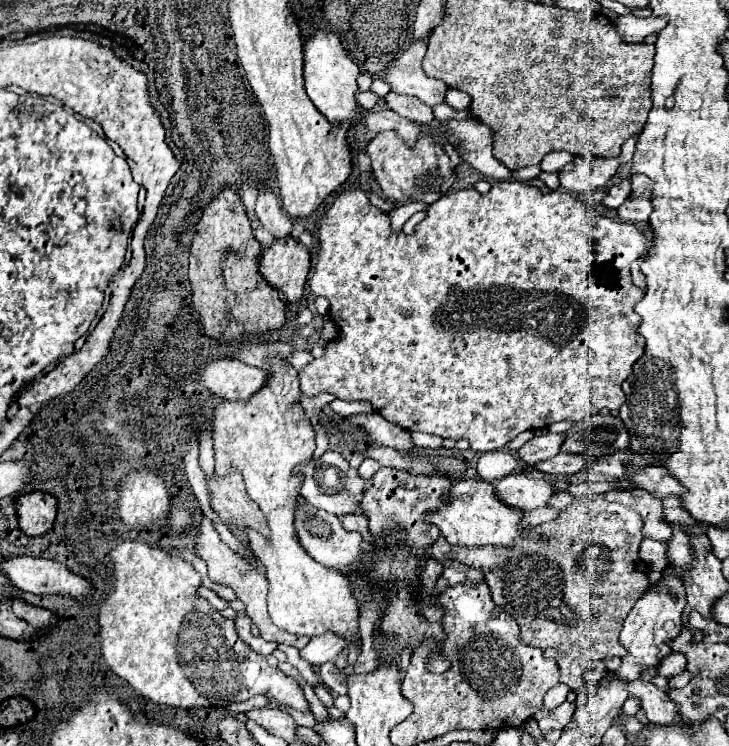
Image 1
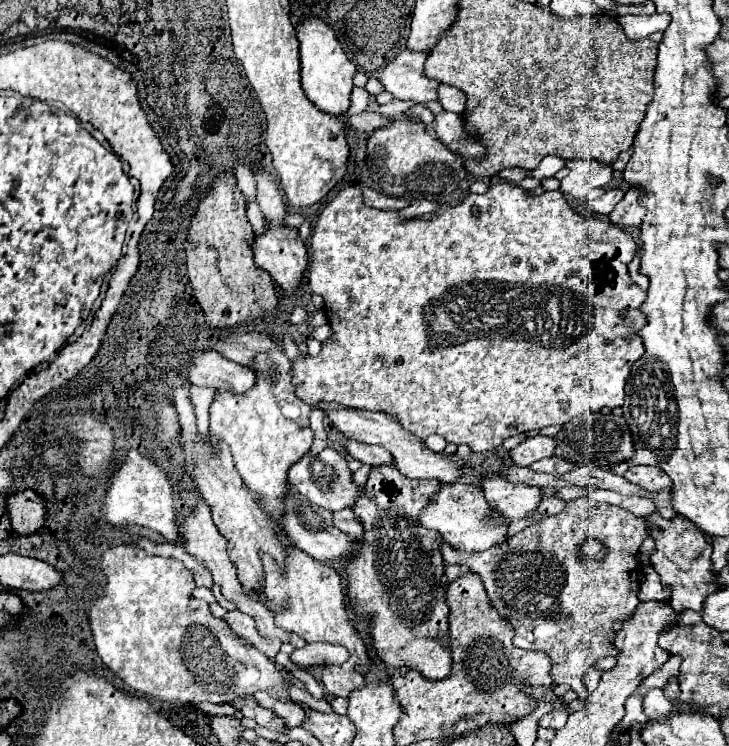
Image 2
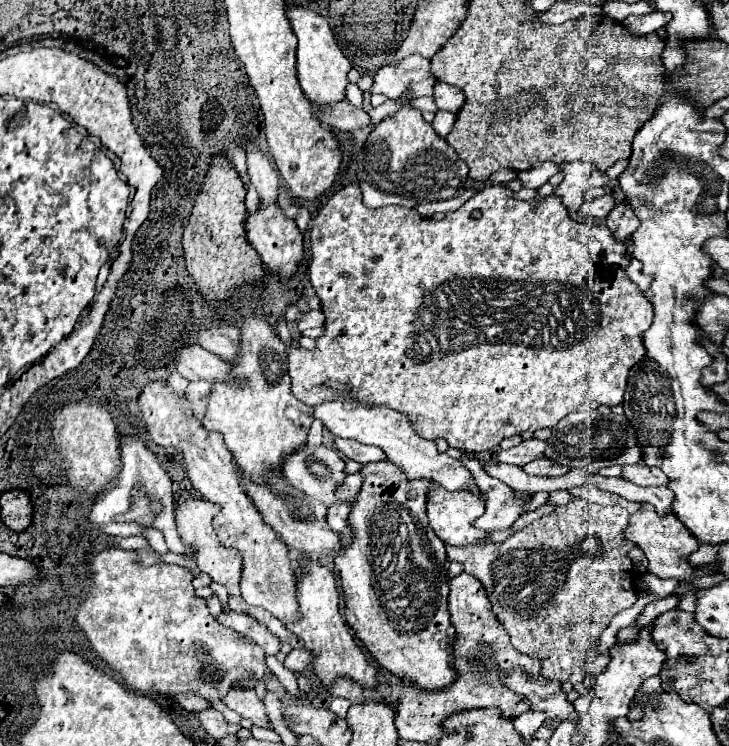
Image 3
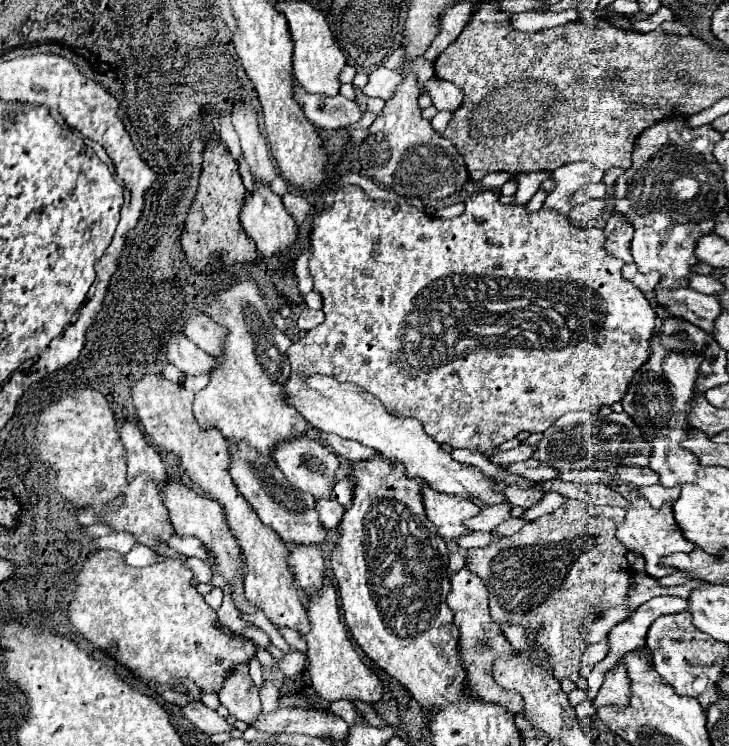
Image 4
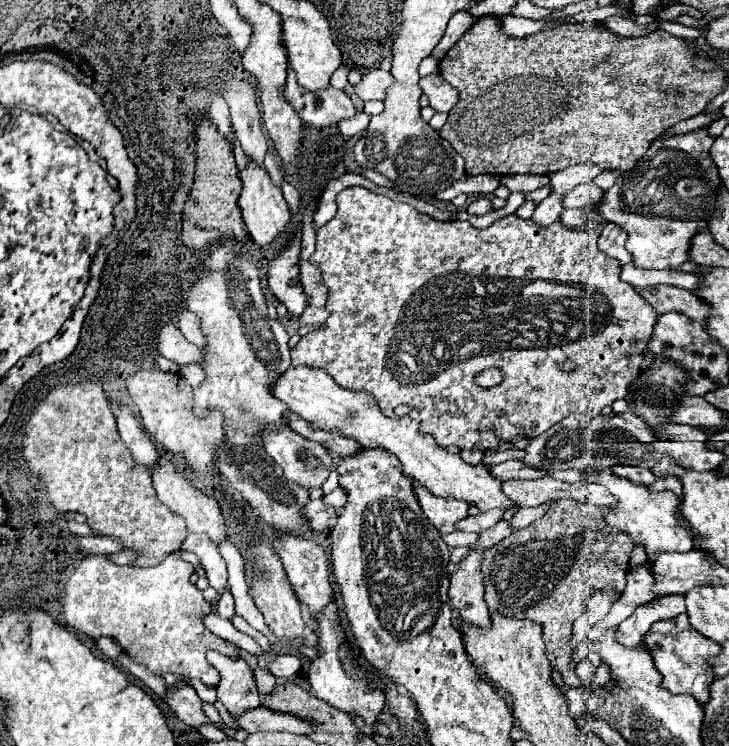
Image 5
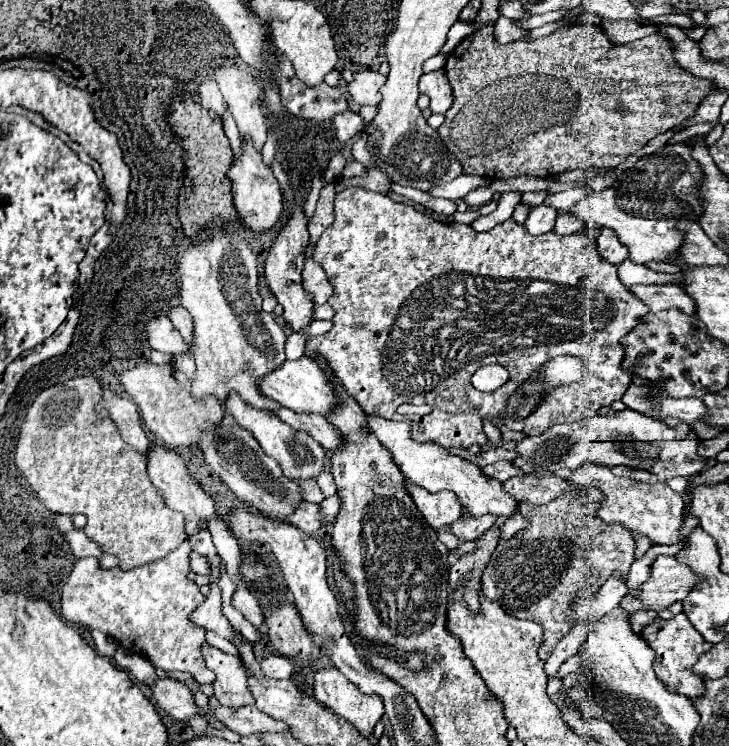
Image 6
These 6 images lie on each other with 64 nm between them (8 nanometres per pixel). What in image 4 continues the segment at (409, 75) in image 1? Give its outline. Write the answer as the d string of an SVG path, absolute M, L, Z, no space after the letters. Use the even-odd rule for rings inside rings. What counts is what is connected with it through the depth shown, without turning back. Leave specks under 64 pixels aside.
M420 58L420 60L416 60L416 64L412 64L412 72L416 72L420 90L424 92L424 80L430 80L434 76L434 64L426 58ZM380 66L374 72L370 72L368 84L362 88L362 94L368 98L374 96L388 100L388 96L392 96L392 92L396 90L396 84L400 84L400 72Z

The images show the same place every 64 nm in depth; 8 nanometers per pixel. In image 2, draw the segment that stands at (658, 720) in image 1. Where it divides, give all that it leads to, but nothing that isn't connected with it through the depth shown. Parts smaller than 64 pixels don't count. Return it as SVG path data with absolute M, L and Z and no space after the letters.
M650 690L646 700L644 700L644 712L648 718L656 716L656 718L664 718L668 716L668 712L672 710L672 702L664 696L662 690Z

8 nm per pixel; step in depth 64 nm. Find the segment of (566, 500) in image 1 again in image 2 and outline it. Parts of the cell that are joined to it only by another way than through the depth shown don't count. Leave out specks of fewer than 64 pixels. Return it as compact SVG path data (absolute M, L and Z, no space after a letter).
M551 496L546 499L548 500L541 501L537 509L531 512L530 516L538 514L552 516L561 512L566 506L566 502L556 496Z

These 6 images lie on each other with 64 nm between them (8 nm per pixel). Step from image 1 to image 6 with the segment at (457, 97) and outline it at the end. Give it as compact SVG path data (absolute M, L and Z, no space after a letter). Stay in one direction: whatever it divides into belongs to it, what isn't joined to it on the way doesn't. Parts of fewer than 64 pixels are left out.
M446 70L428 72L420 78L420 92L430 96L430 110L444 114L452 104L452 88Z

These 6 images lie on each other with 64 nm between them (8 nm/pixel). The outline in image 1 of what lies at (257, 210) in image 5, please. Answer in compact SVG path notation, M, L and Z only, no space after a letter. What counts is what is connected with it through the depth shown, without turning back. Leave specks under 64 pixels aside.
M286 236L282 240L274 238L274 244L272 246L262 248L260 258L258 258L258 266L260 266L262 276L270 284L274 284L278 288L278 292L284 296L286 302L296 304L302 298L304 284L306 284L306 276L308 276L308 270L310 270L310 252L306 250L304 244L300 244L292 236Z

